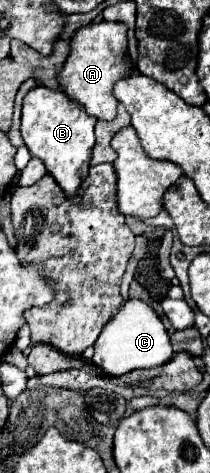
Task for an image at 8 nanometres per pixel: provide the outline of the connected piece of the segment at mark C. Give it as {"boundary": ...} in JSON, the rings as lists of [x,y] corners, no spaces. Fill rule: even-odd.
{"boundary":[[[128,300],[118,314],[104,326],[102,334],[98,336],[94,344],[94,358],[92,362],[106,370],[110,376],[122,376],[132,370],[150,370],[150,368],[160,368],[164,366],[170,358],[174,356],[168,332],[158,318],[158,314],[144,304],[142,300]],[[122,316],[124,320],[124,342],[122,342]]]}

